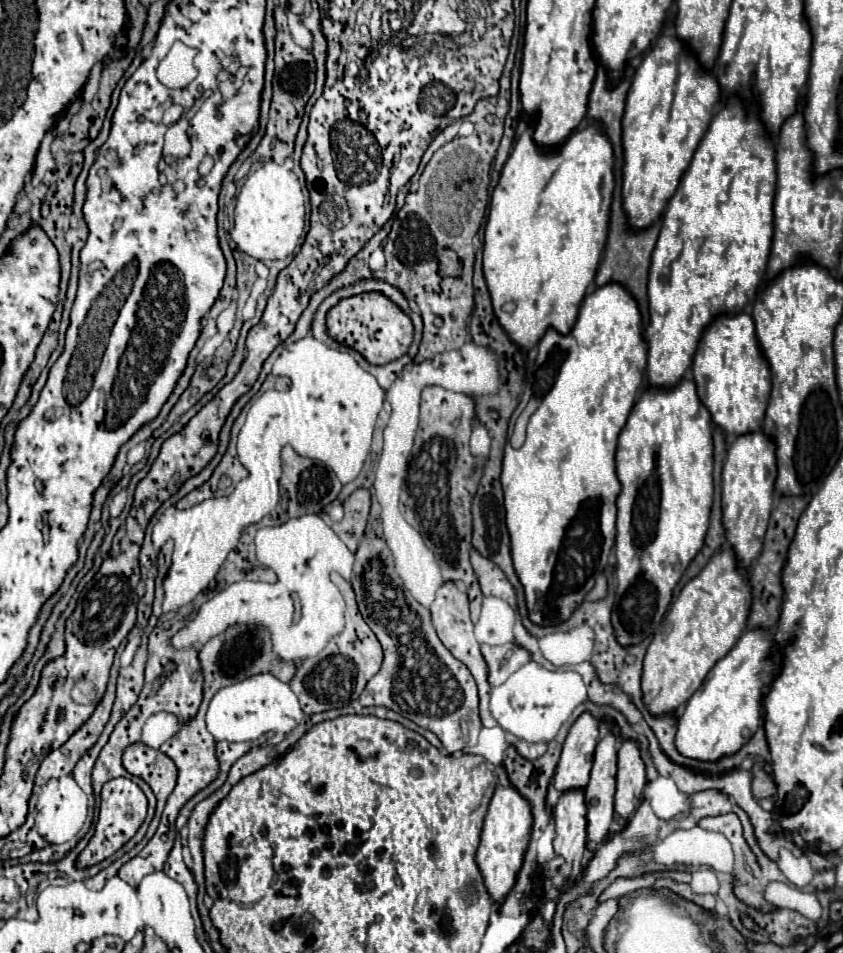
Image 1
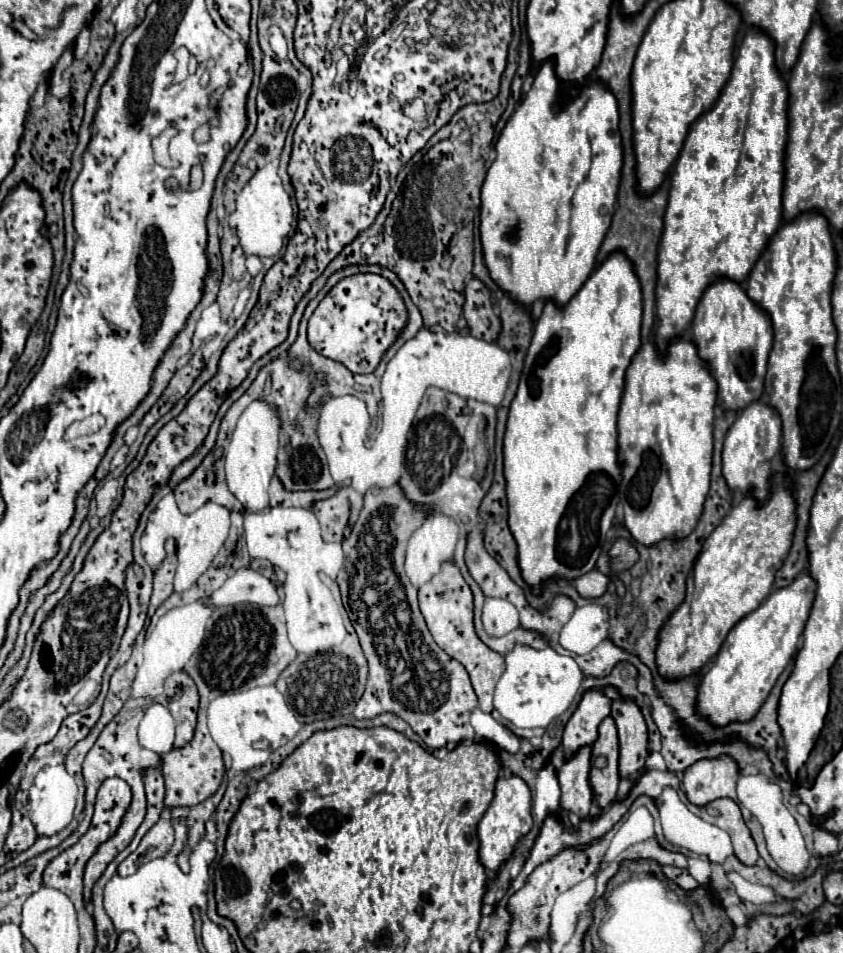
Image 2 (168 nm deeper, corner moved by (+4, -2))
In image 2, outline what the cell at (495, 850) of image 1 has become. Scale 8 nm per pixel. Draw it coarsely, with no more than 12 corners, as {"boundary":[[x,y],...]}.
{"boundary":[[501,777],[477,827],[497,873],[533,827],[531,789]]}

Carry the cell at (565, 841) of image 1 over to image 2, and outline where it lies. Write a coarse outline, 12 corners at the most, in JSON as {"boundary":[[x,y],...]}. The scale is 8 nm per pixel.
{"boundary":[[583,747],[557,773],[561,809],[589,817],[591,747]]}

